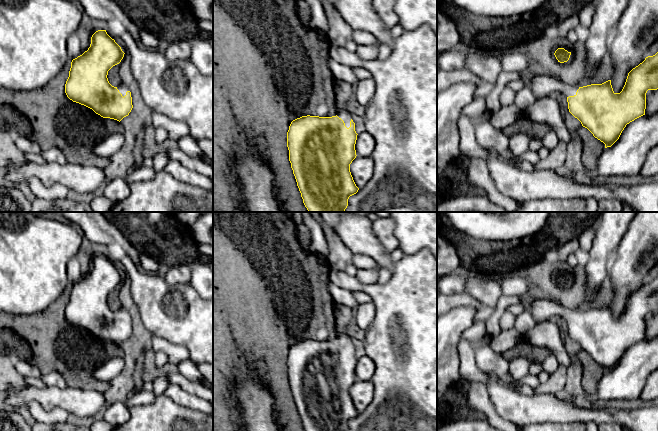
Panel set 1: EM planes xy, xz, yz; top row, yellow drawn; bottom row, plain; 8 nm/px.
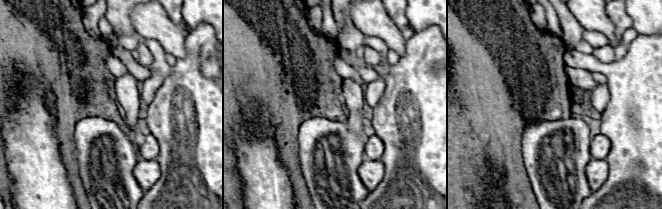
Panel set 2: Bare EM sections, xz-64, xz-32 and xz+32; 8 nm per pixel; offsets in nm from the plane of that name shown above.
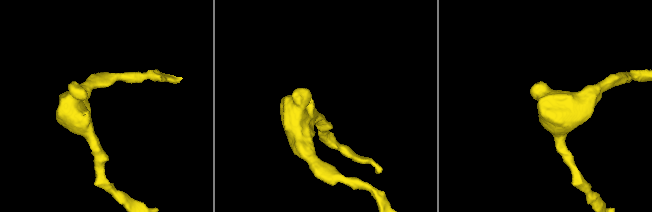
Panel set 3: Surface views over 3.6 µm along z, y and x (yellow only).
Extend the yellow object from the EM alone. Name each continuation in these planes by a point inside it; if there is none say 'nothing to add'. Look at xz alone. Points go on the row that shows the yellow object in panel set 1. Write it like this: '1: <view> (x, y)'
1: xz (345, 115)

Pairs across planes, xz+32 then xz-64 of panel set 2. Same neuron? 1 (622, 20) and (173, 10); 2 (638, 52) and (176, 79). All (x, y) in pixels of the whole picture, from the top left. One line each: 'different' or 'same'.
1: same
2: same

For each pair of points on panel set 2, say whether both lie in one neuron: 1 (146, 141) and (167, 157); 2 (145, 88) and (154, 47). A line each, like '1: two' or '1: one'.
1: two
2: one

